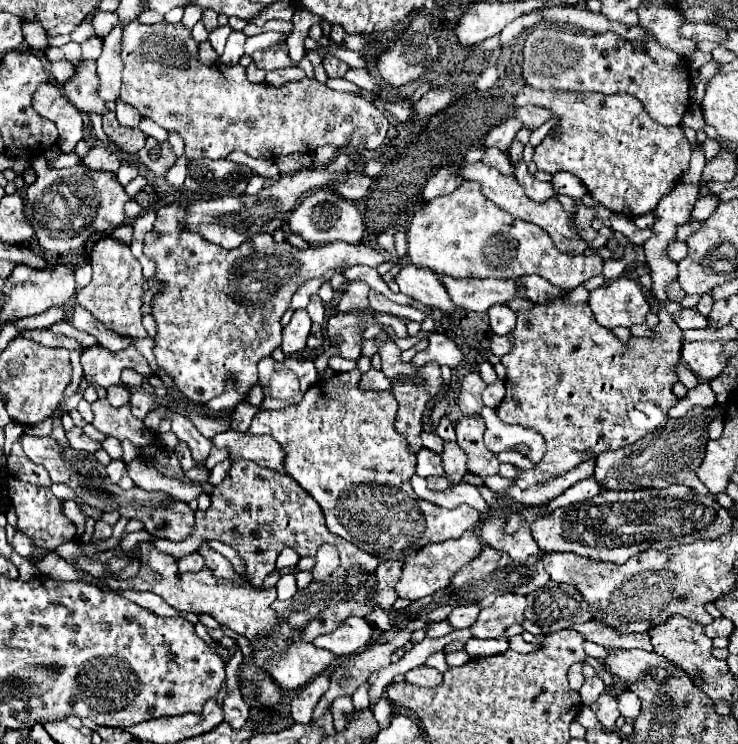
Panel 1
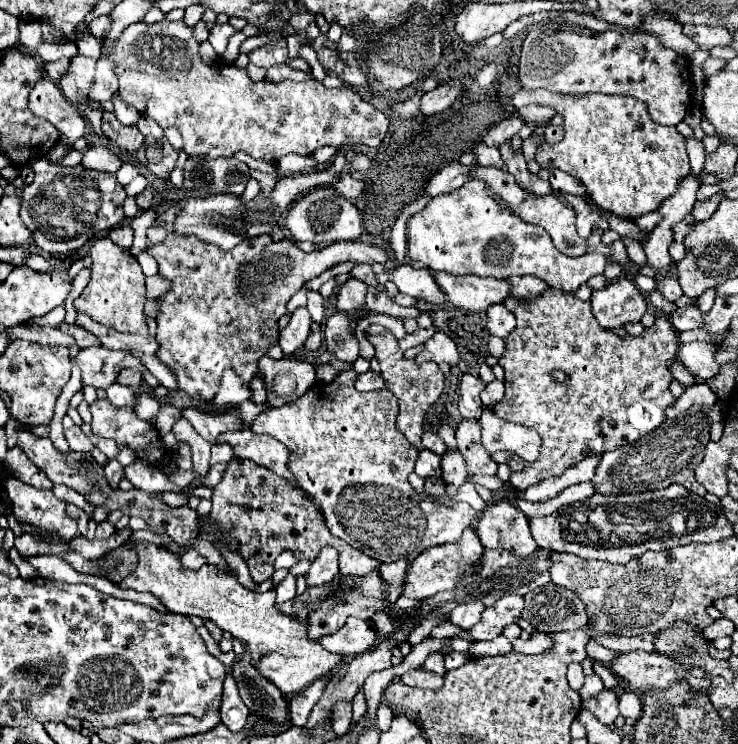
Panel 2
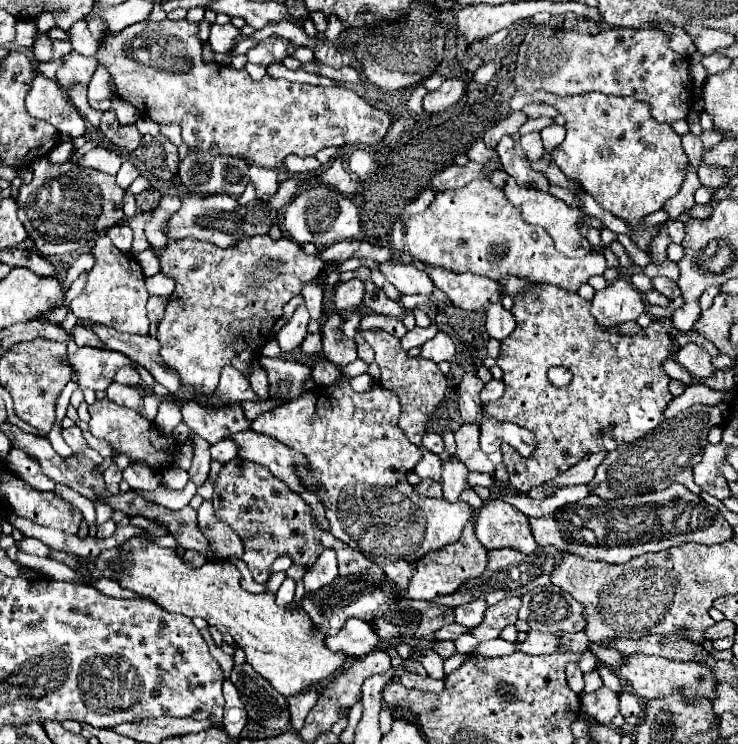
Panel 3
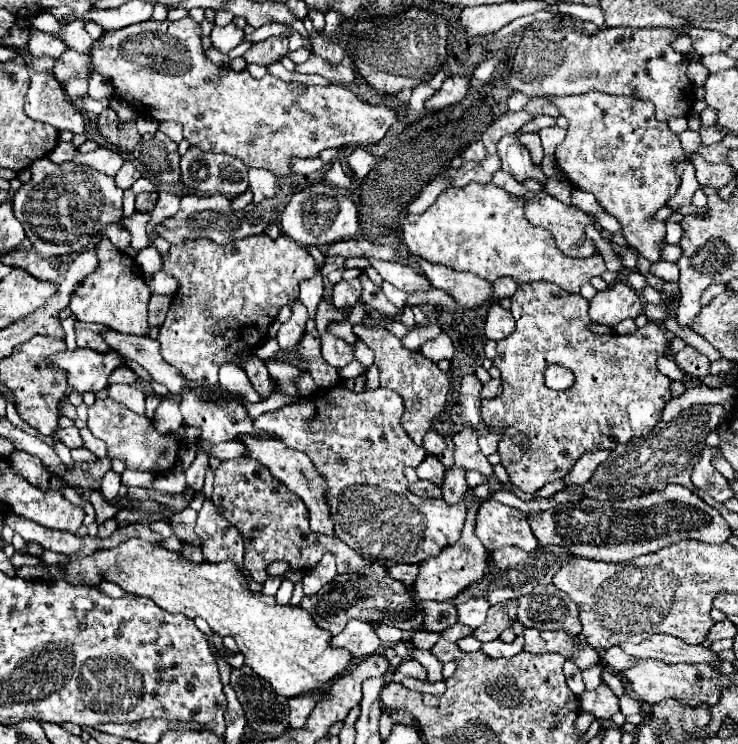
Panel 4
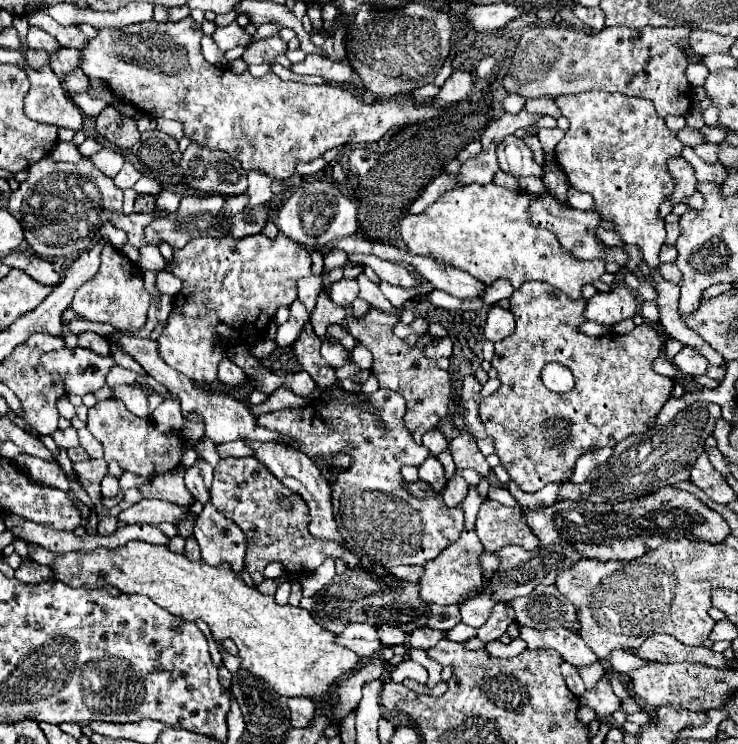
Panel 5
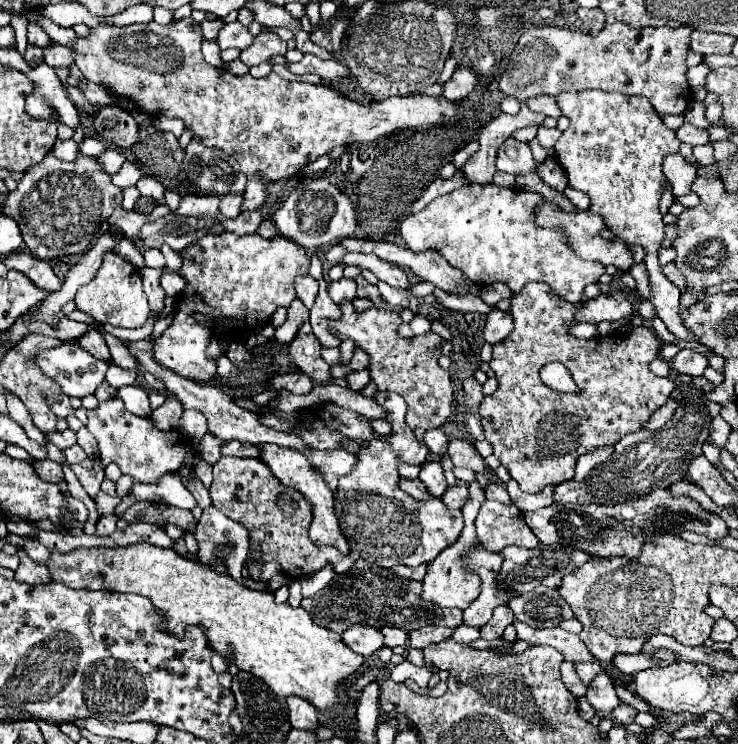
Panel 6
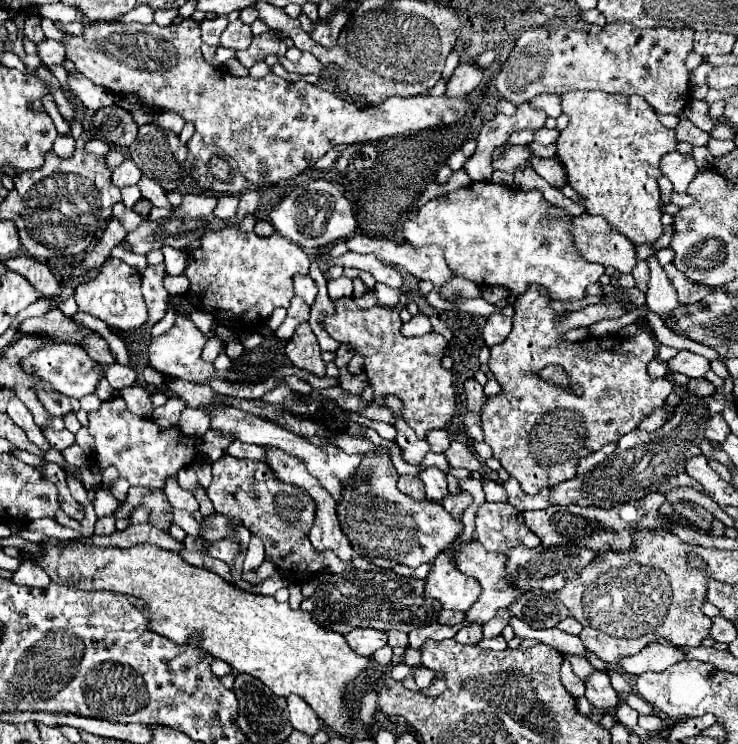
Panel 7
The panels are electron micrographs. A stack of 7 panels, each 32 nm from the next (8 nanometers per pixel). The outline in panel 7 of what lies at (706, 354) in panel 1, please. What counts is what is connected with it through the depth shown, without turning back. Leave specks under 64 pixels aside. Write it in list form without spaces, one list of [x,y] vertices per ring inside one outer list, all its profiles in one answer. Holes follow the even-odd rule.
[[[680,350],[674,358],[670,358],[668,362],[668,370],[672,372],[680,372],[686,374],[688,378],[706,378],[706,371],[710,369],[710,362],[700,354],[688,352],[688,350]]]

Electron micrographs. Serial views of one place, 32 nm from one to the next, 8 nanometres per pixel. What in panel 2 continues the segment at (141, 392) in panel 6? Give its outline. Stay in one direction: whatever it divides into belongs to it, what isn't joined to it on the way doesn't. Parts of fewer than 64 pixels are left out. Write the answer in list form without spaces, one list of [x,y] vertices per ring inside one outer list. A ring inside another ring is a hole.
[[[112,384],[106,392],[108,392],[108,400],[118,406],[134,406],[136,404],[136,390],[132,390],[130,386]]]

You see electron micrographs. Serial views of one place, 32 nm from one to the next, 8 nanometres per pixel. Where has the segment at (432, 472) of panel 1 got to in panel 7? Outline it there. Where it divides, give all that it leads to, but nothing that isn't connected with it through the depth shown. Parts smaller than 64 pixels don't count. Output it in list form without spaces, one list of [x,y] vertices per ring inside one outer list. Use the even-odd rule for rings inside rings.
[[[426,468],[424,472],[420,472],[420,480],[426,486],[426,500],[442,504],[442,500],[448,496],[446,476],[438,468]]]

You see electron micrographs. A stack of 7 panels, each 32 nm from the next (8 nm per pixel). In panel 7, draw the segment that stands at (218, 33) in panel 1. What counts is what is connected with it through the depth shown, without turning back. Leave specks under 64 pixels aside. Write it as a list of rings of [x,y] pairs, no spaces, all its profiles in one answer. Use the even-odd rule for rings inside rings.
[[[234,20],[228,24],[228,28],[222,32],[222,40],[220,46],[230,48],[230,50],[244,50],[248,48],[248,44],[252,42],[252,30],[248,24],[244,24],[242,20]]]

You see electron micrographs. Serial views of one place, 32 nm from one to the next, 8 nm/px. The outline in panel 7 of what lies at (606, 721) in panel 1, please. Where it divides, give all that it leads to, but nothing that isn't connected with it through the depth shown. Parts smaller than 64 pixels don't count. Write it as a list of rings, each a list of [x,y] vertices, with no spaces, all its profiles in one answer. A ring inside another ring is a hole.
[[[592,672],[588,680],[584,682],[586,686],[586,698],[594,708],[600,708],[602,712],[608,712],[618,706],[618,694],[610,684],[610,678],[606,672]]]

